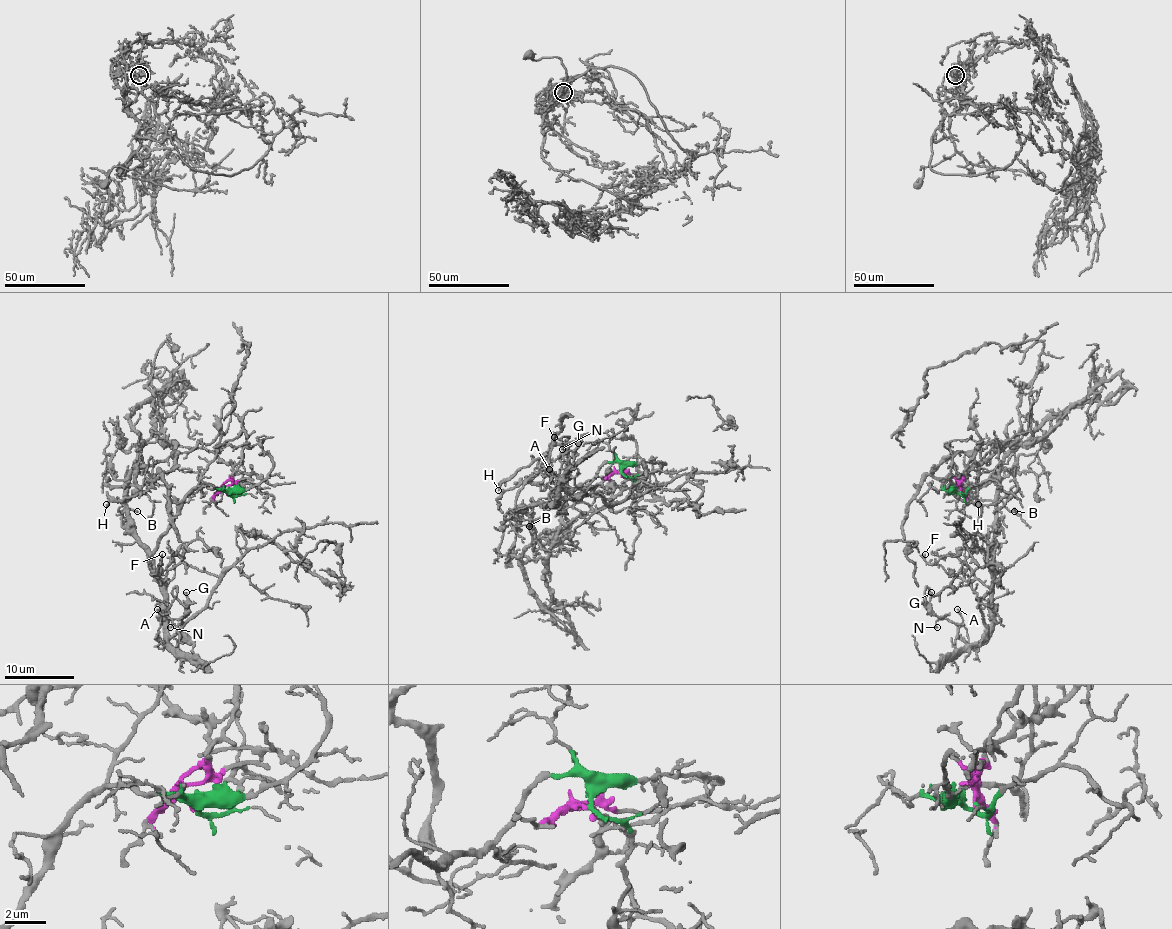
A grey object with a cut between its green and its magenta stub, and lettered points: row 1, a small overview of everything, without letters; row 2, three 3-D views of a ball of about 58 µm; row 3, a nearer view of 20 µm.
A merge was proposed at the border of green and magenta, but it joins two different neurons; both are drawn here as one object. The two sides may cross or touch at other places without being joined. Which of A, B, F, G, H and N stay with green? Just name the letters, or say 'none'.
A, B, F, G, N

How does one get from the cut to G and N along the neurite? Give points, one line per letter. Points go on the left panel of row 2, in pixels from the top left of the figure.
G: (227, 493), (197, 486), (152, 555), (154, 580), (164, 597), (166, 639), (176, 649), (187, 592)
N: (227, 493), (197, 486), (152, 555), (166, 639), (176, 649), (181, 621), (174, 618), (169, 627)

